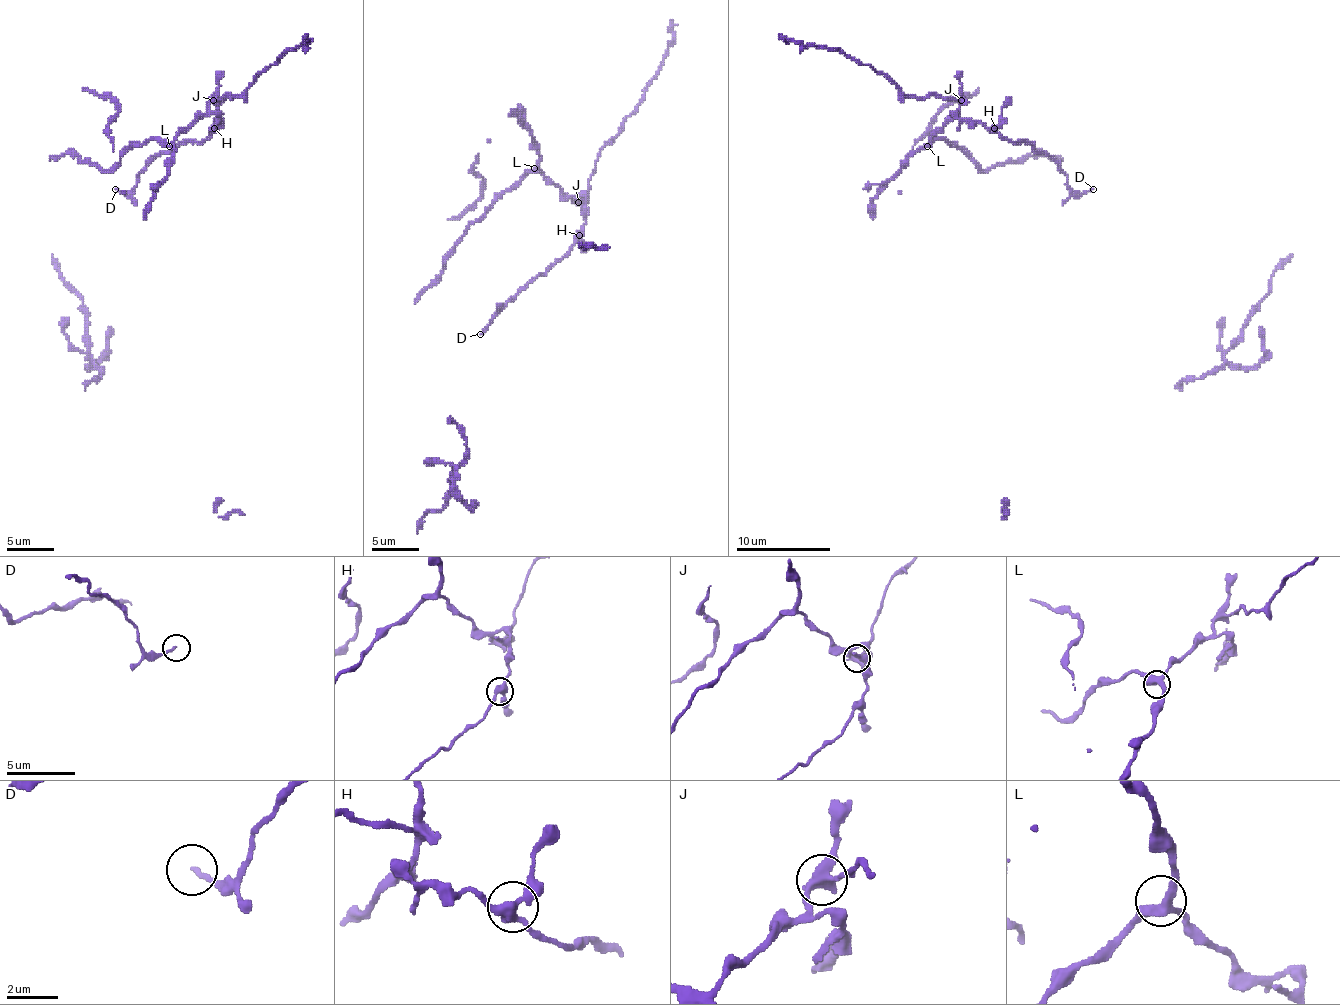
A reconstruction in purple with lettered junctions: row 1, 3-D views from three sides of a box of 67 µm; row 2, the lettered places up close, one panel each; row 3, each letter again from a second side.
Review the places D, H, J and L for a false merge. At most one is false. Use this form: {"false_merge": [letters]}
{"false_merge": ["J"]}

